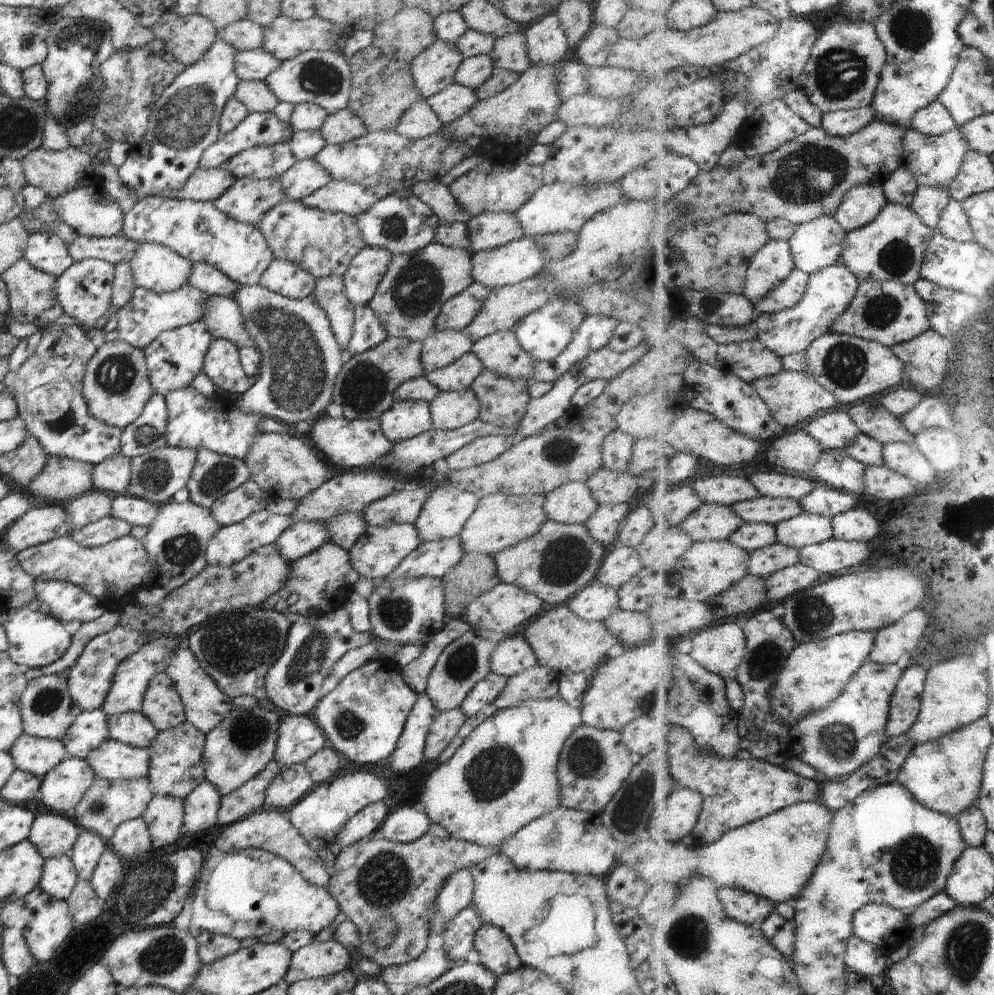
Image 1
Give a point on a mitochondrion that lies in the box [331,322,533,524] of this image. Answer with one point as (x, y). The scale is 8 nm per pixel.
(365, 386)

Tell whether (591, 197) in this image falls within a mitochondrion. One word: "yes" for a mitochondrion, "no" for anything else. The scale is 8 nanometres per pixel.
yes

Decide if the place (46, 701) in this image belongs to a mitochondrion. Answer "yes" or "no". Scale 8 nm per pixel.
yes

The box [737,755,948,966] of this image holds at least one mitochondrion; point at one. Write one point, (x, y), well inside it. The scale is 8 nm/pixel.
(915, 863)

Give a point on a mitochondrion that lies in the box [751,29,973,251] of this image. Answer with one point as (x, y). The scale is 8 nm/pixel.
(804, 174)

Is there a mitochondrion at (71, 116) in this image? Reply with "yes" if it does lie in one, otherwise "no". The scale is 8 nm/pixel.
yes

